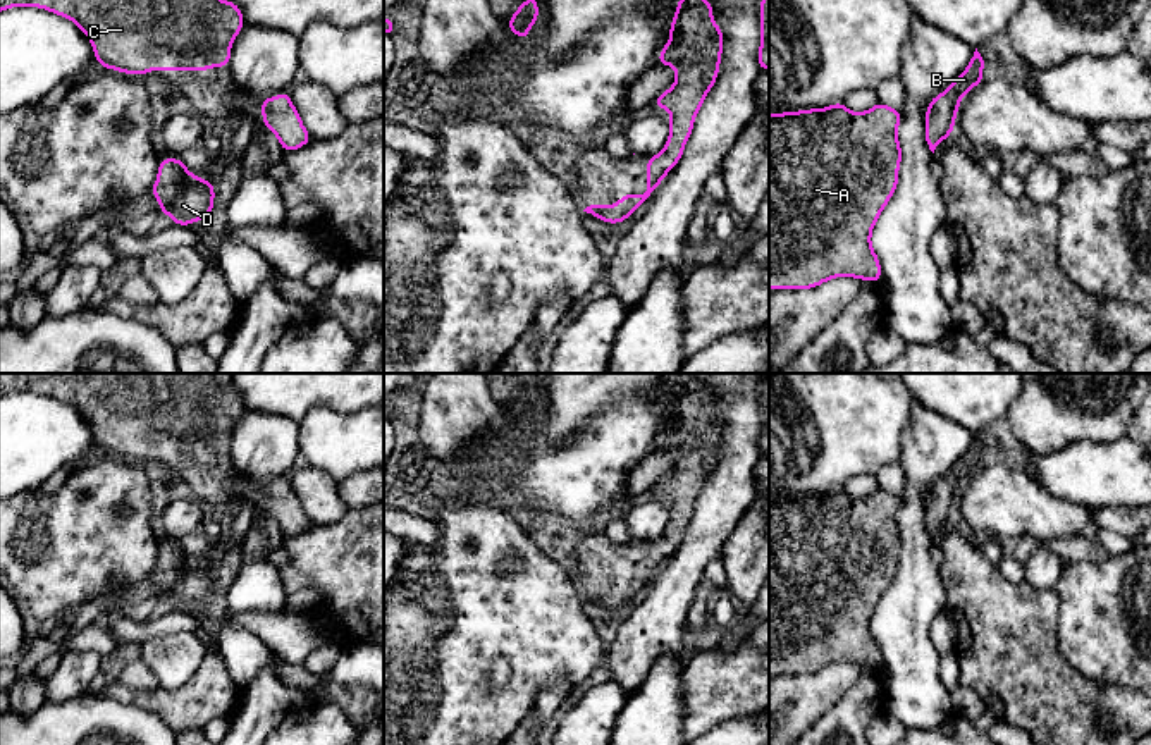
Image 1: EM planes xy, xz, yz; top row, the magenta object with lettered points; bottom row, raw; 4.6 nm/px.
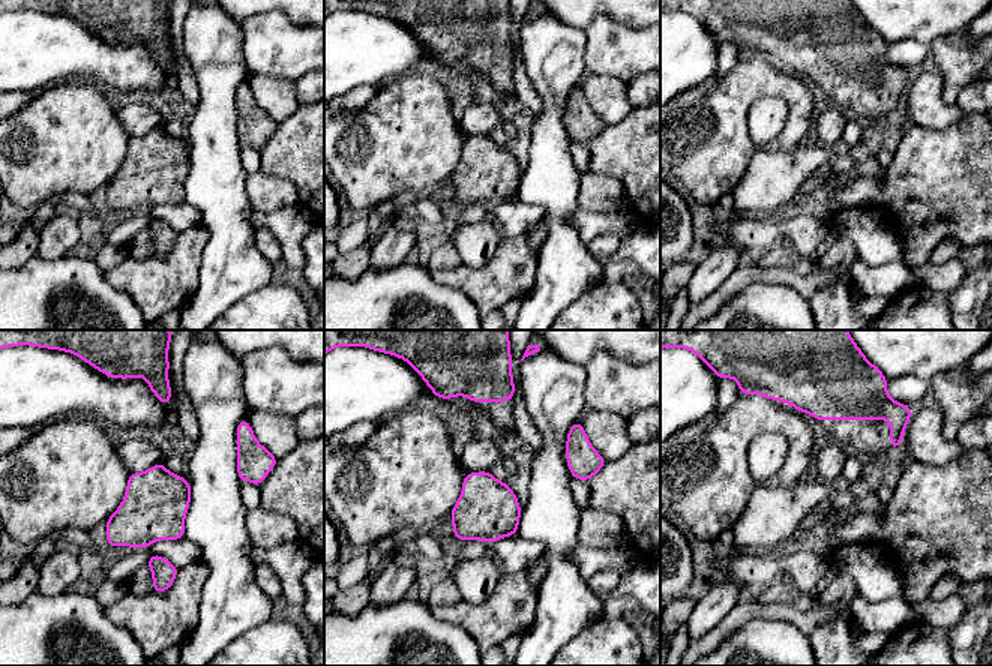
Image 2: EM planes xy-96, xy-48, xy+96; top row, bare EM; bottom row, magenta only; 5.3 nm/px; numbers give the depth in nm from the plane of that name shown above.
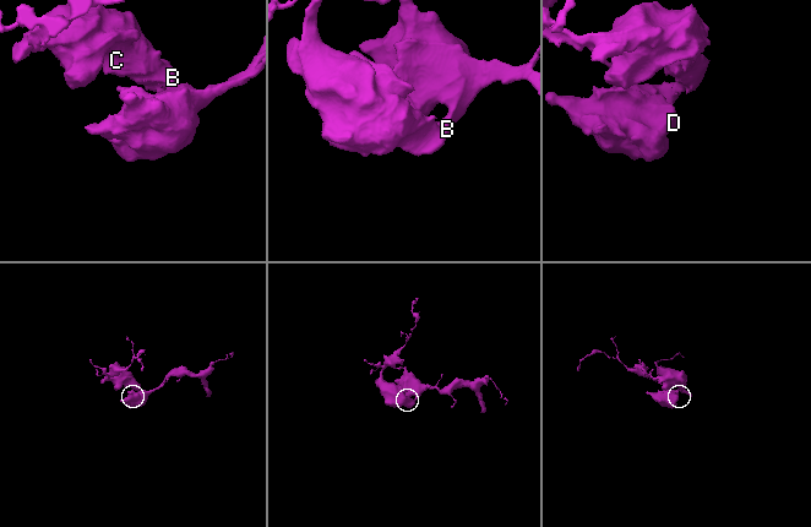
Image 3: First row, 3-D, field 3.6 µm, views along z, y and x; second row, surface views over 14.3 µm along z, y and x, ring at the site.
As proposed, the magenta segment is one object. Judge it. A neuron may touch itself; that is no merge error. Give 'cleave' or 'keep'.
keep

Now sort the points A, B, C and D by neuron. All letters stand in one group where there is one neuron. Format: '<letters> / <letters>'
A B C D

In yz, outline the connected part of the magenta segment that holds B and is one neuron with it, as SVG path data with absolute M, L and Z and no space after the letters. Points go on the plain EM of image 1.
M976 434L967 454L941 480L936 480L929 487L926 496L926 530L932 539L955 514L958 490L963 480L984 466L982 453L986 447Z

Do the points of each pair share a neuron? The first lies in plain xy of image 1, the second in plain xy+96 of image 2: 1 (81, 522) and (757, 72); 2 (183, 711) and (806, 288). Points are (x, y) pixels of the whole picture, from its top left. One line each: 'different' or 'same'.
1: same
2: same

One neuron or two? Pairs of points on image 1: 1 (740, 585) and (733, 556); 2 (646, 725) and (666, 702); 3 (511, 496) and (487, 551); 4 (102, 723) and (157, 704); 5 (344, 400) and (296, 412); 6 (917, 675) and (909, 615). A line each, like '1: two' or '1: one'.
1: one
2: one
3: two
4: two
5: one
6: one

